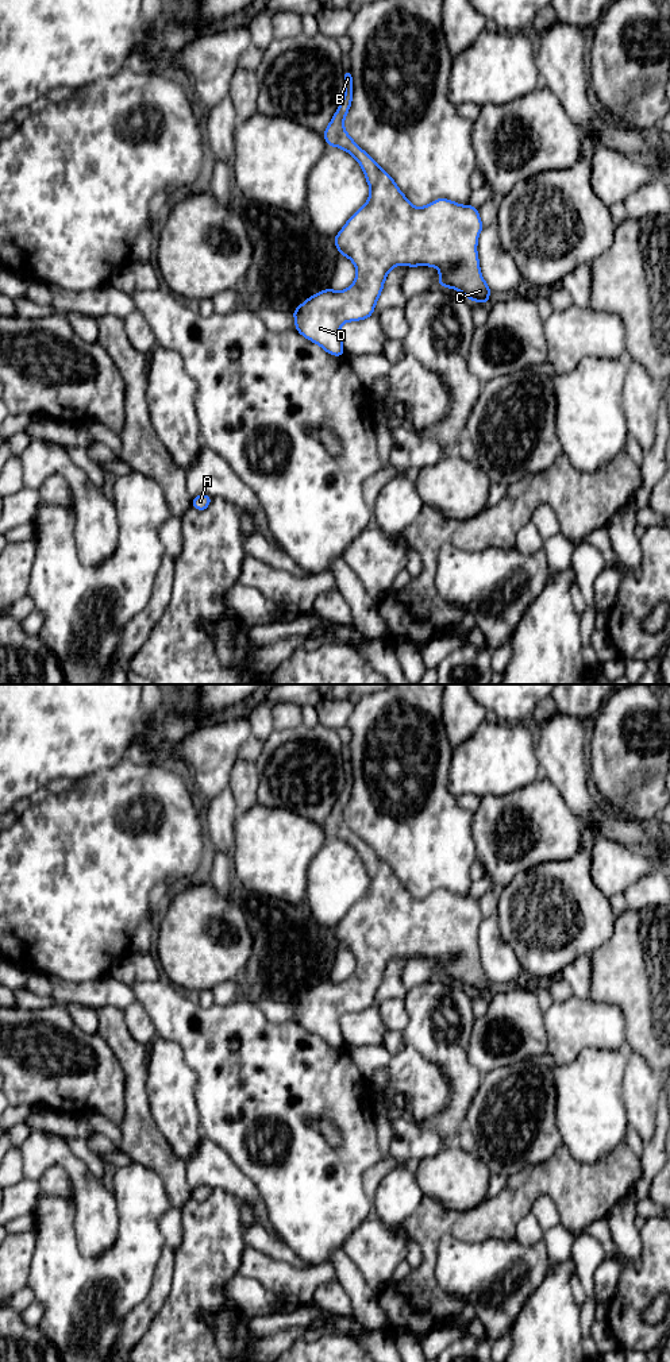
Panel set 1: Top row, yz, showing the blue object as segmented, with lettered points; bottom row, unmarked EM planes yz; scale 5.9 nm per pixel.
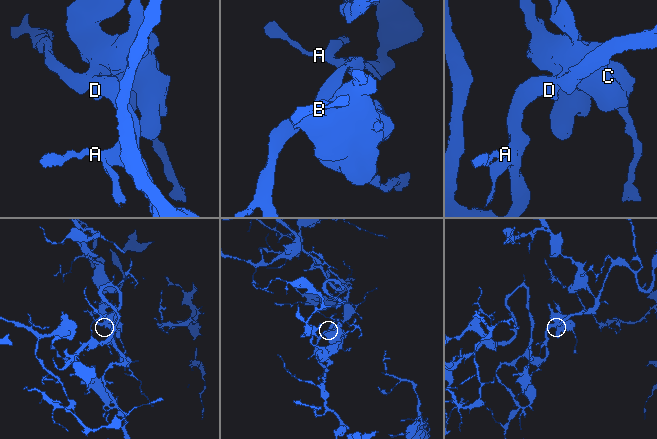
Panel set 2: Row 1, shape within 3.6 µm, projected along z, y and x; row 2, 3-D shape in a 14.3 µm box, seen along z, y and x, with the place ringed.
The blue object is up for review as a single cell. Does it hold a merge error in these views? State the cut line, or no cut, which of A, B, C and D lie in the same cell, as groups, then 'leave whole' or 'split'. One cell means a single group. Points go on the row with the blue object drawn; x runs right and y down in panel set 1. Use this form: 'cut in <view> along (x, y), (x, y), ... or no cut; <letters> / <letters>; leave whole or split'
no cut; A B C D; leave whole

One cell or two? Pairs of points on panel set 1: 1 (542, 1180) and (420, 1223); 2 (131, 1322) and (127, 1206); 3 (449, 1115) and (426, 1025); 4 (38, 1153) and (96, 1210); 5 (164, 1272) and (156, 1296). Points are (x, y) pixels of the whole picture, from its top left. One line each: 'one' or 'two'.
1: one
2: two
3: one
4: one
5: one

